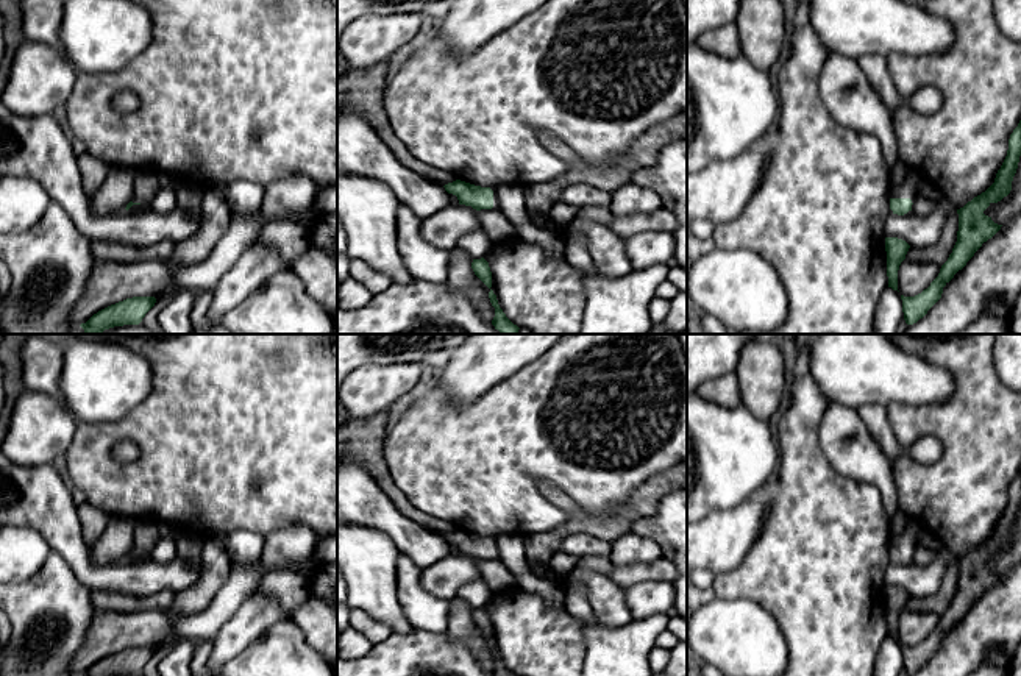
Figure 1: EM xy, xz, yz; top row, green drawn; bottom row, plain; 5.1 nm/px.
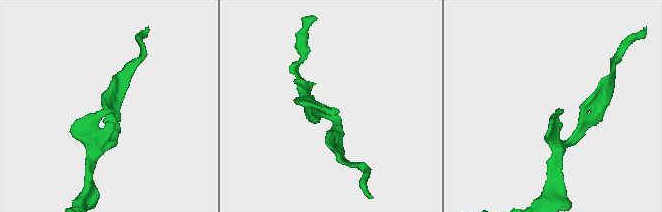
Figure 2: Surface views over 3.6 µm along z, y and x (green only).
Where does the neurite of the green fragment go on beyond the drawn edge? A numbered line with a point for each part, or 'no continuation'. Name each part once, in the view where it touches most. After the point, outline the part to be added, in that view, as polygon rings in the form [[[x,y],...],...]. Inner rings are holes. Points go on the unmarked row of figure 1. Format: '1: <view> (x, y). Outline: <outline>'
1: yz (909, 539). Outline: [[[910,520],[902,534],[891,537],[890,548],[910,548],[912,553],[915,553],[923,534],[924,529],[918,523]]]

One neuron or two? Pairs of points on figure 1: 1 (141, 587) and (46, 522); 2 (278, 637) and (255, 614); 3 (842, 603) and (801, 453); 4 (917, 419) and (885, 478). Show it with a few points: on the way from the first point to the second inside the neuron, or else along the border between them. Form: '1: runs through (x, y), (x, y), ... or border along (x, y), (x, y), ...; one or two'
1: runs through (117, 576), (99, 576), (69, 545); one
2: border along (284, 617), (270, 625), (241, 651); two
3: runs through (821, 565), (821, 528), (814, 514), (807, 490); one
4: border along (892, 467), (900, 503); two

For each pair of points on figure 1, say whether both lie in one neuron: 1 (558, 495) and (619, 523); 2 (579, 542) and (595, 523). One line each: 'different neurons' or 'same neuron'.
1: same neuron
2: different neurons

